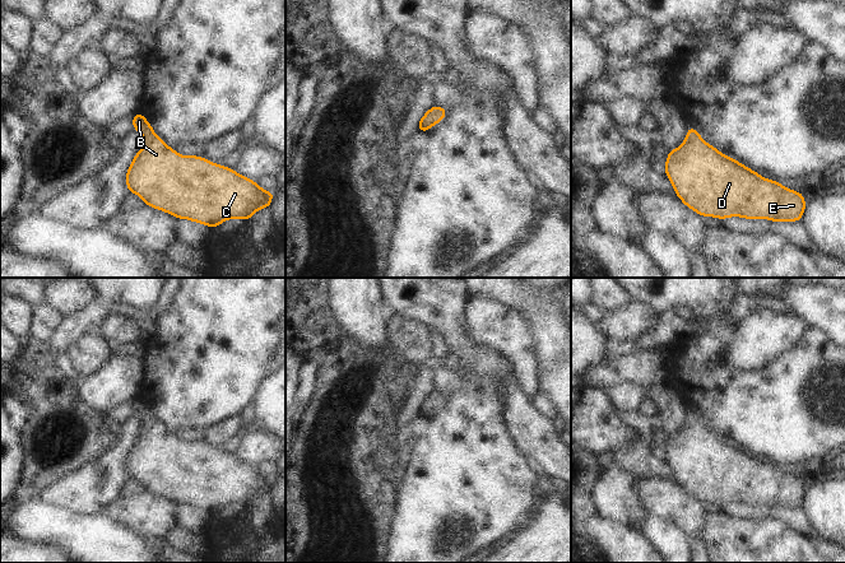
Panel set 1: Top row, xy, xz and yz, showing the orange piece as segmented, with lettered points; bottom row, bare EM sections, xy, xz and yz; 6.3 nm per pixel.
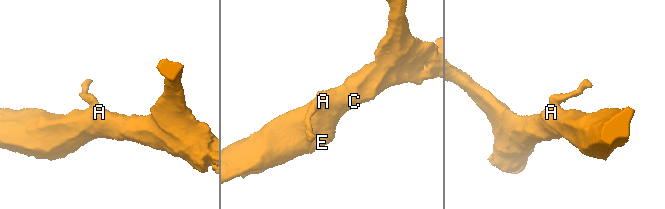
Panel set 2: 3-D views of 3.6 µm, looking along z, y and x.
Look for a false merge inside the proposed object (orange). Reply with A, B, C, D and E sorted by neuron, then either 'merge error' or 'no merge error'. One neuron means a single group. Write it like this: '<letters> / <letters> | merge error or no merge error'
A B C D E | no merge error

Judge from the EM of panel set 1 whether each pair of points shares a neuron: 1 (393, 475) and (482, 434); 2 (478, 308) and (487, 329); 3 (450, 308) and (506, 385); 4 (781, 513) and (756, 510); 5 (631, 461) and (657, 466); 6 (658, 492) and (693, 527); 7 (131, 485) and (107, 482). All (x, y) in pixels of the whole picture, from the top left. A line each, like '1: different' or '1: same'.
1: different
2: same
3: same
4: same
5: same
6: same
7: different

